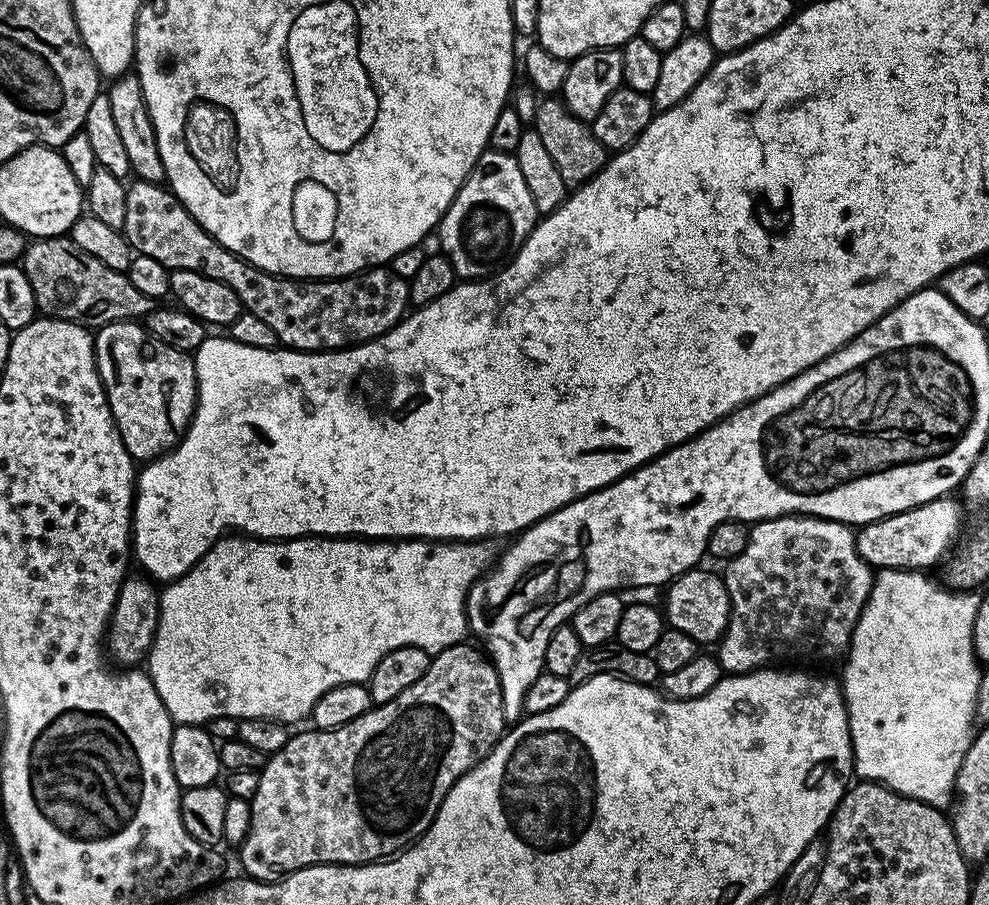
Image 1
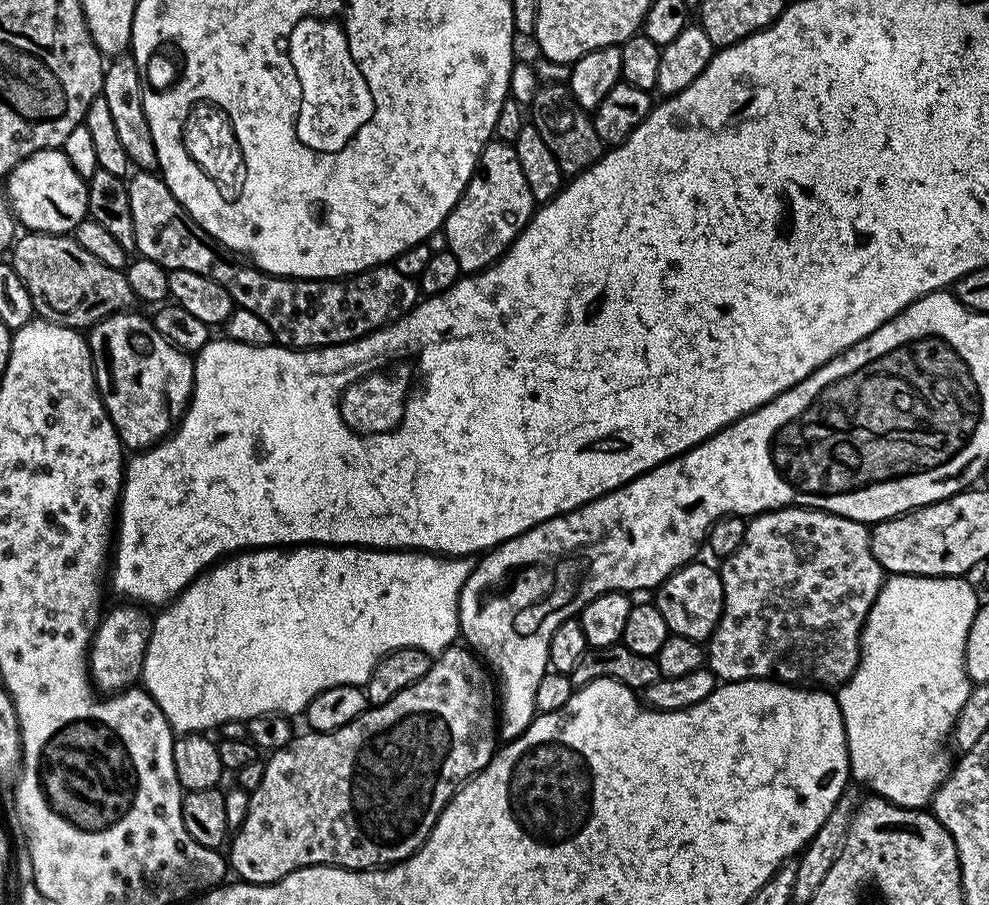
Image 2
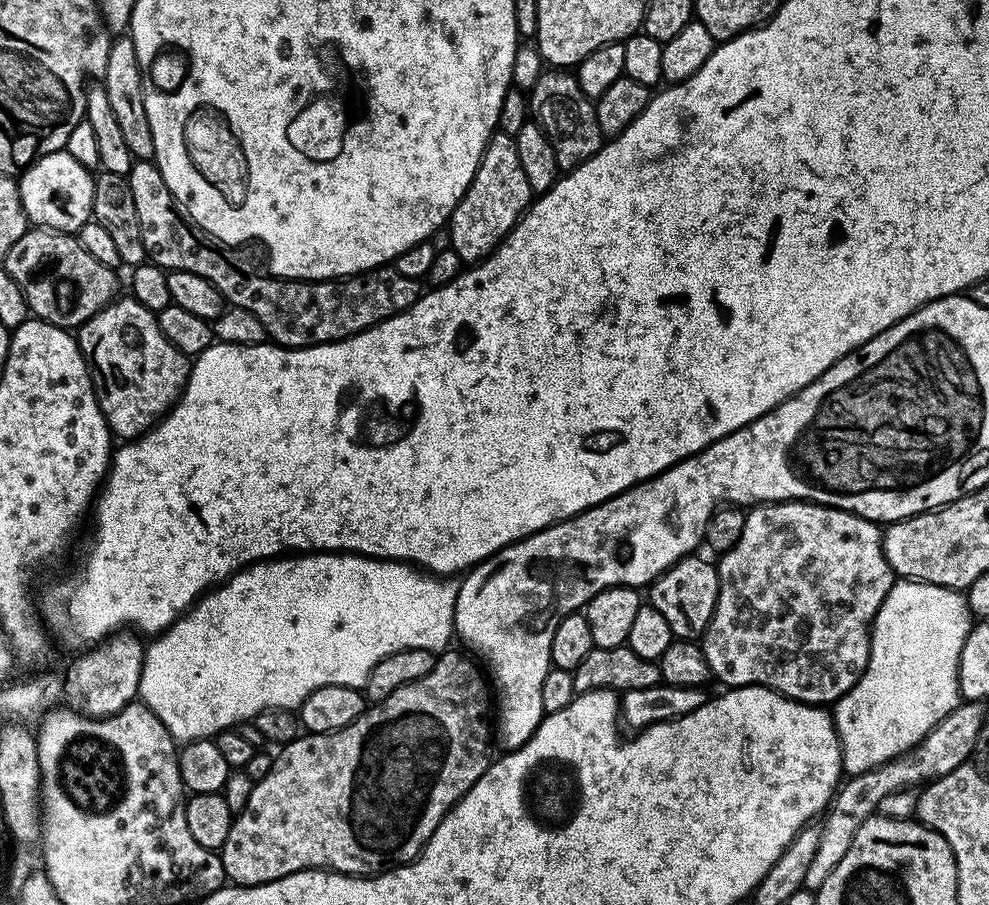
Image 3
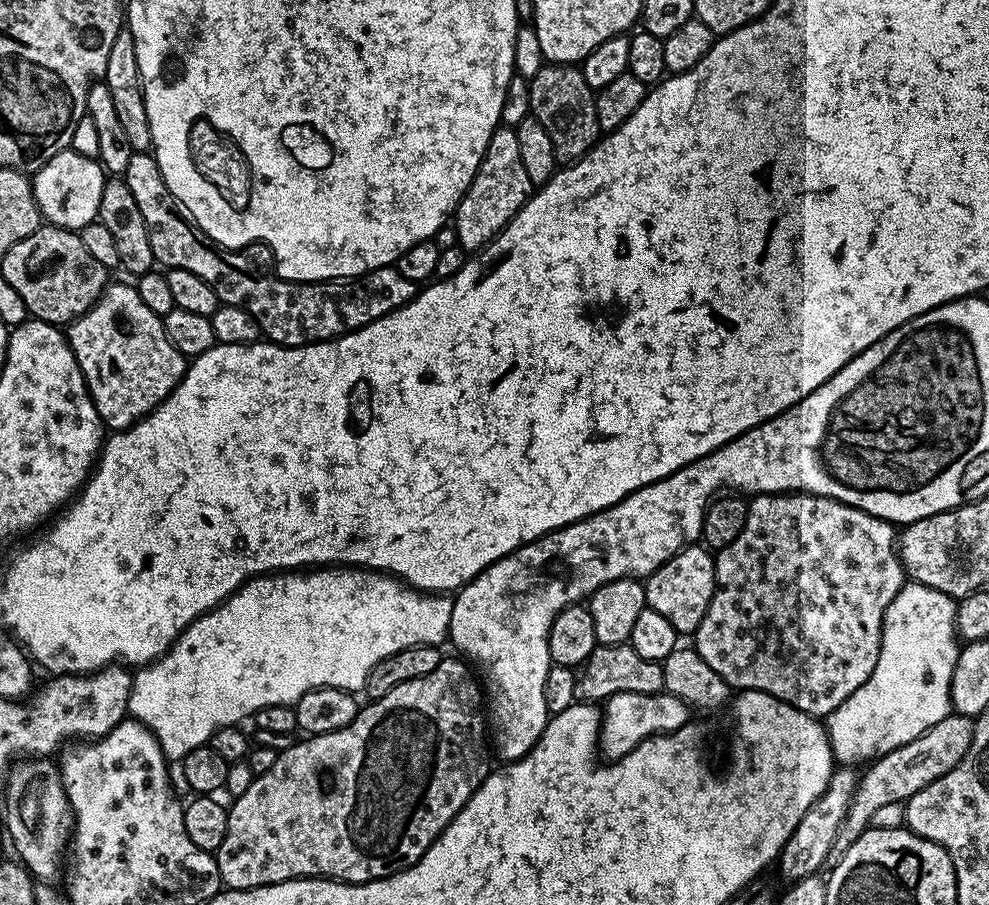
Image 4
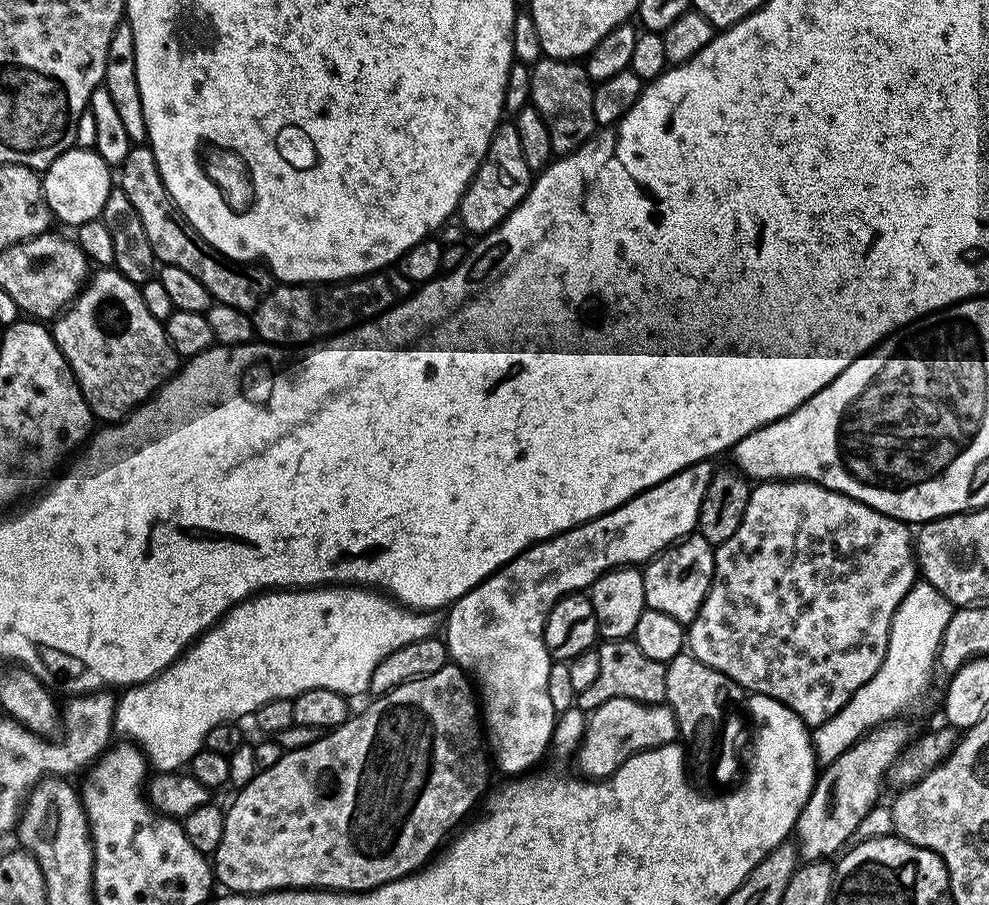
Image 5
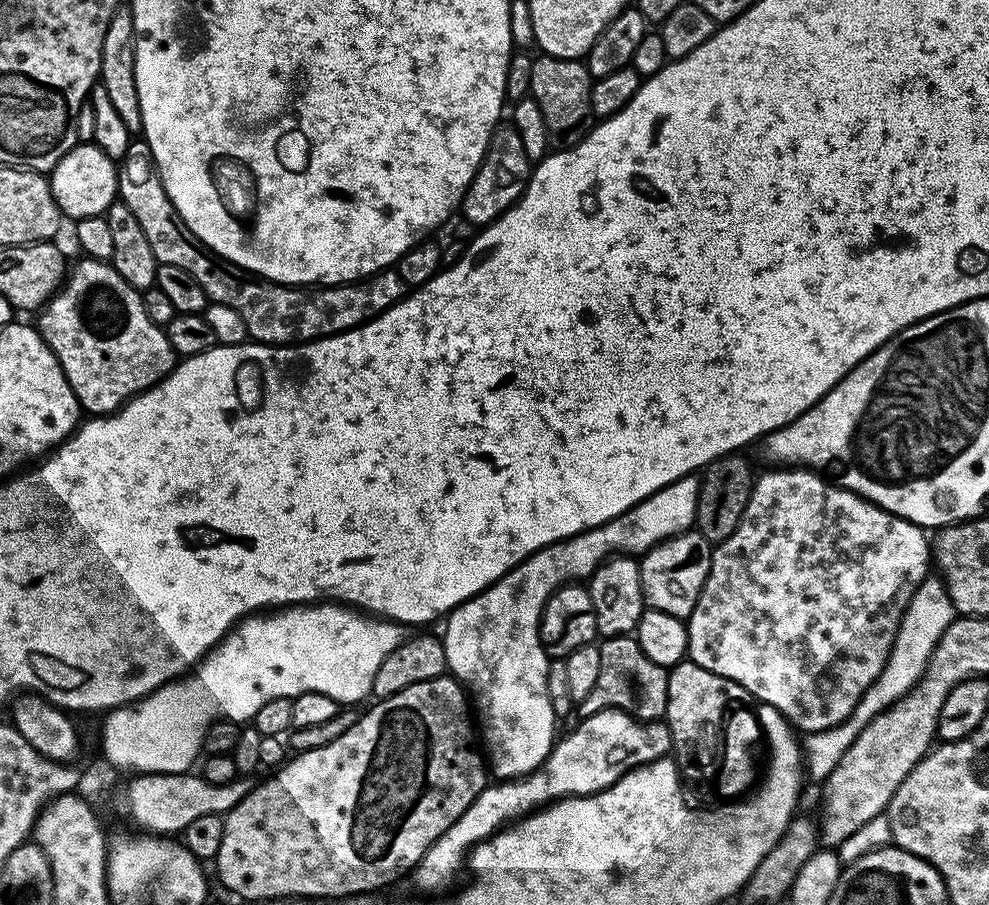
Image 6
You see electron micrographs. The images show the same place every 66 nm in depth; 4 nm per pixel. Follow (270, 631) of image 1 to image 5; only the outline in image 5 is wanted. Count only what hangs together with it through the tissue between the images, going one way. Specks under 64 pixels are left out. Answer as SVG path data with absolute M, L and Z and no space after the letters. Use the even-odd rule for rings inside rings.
M317 586L315 588L286 588L283 590L269 590L255 596L248 597L240 604L235 604L218 623L212 625L203 636L193 640L187 650L177 658L166 670L162 670L153 680L147 680L141 684L133 684L119 693L116 702L116 720L114 728L117 733L129 736L131 743L144 753L149 765L161 773L175 773L183 769L192 761L194 754L204 748L204 739L214 726L239 721L239 716L251 717L256 709L262 707L271 700L287 700L295 698L306 690L325 688L334 690L349 698L355 698L359 692L368 692L370 686L370 674L374 674L374 666L386 658L386 654L394 654L402 646L410 646L410 642L418 642L422 638L433 635L437 631L435 615L424 610L413 610L404 607L403 604L373 590L367 586Z

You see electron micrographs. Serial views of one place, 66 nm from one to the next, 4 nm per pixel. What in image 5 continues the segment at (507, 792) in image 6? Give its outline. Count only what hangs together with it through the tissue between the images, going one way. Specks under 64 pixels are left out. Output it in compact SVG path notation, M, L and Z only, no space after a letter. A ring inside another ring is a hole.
M615 696L601 700L595 706L597 708L593 710L592 716L590 712L587 717L580 747L574 753L574 761L580 767L581 777L603 780L614 774L614 770L618 770L618 766L622 766L622 762L626 762L634 754L677 743L680 727L667 703L643 704Z

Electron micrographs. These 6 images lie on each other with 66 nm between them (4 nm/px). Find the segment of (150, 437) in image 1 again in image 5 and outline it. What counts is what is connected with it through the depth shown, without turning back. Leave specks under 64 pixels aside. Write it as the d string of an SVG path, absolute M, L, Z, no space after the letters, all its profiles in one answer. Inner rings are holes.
M112 266L91 273L84 289L56 317L50 331L71 366L93 417L104 420L100 422L123 420L133 408L156 395L160 385L178 368L178 357L168 344L163 323L146 310L139 287Z

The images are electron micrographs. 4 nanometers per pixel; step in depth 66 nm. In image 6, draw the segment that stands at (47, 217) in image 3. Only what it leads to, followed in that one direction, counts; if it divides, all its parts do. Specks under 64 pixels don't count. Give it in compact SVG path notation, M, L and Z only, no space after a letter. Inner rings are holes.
M91 142L77 143L76 147L70 149L51 170L50 183L54 202L60 208L65 217L72 216L73 221L81 220L87 216L104 216L109 206L118 199L118 189L116 186L116 174L118 171L117 161L107 156L102 149L97 148Z

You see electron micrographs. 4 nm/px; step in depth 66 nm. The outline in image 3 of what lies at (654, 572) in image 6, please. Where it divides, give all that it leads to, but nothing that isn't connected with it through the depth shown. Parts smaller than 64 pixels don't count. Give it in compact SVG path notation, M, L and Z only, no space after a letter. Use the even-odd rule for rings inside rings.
M700 554L685 556L674 566L670 566L656 580L653 580L646 592L647 603L652 605L670 626L673 637L678 640L699 641L703 637L706 626L714 614L714 606L718 602L720 589L720 573L717 565L703 560Z

